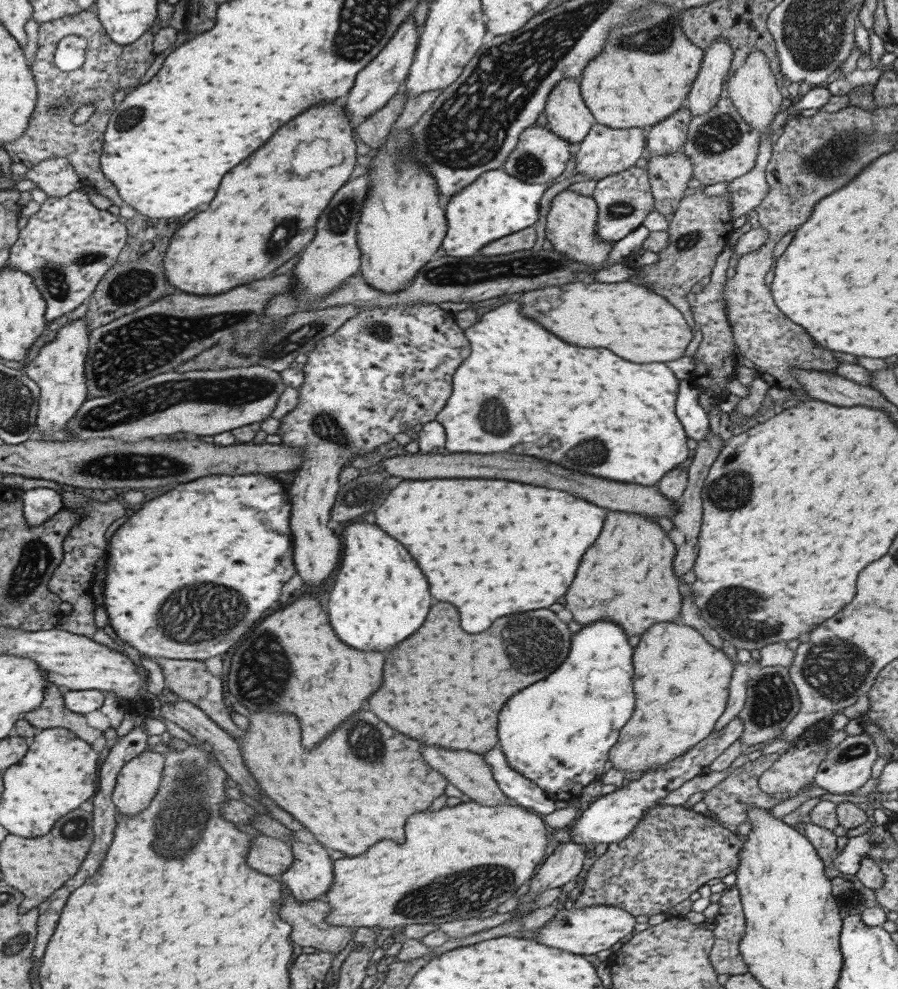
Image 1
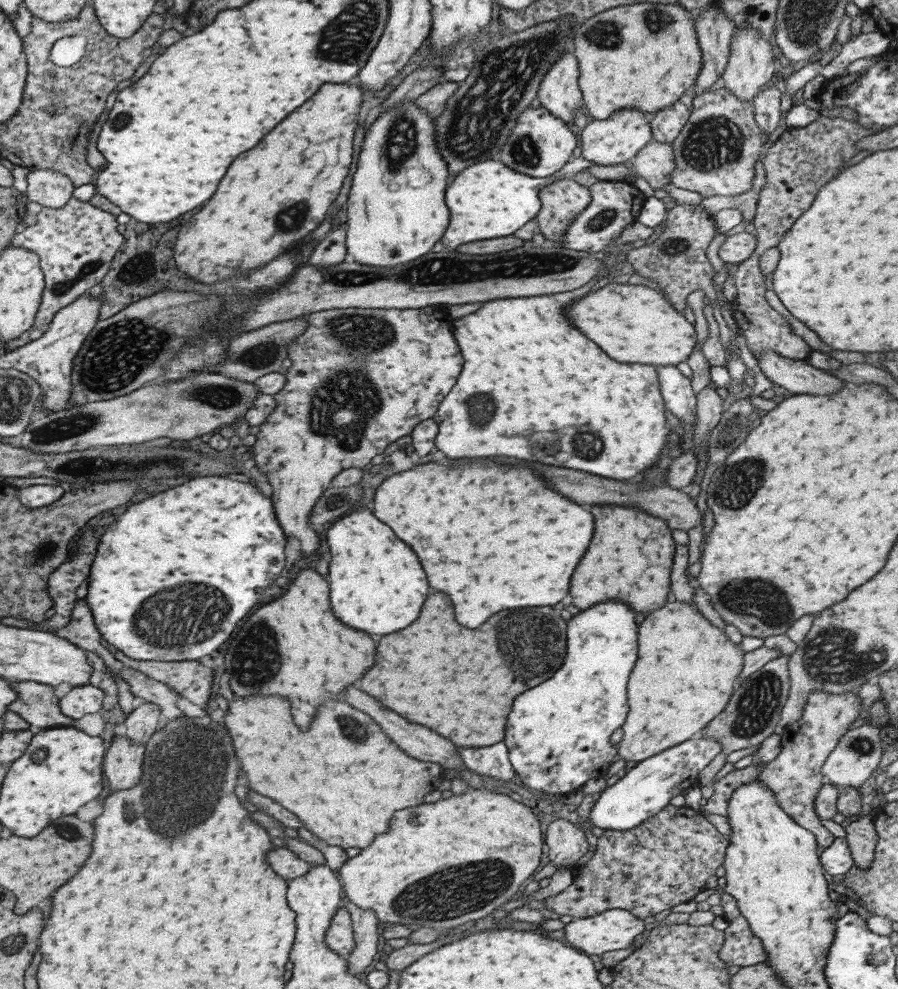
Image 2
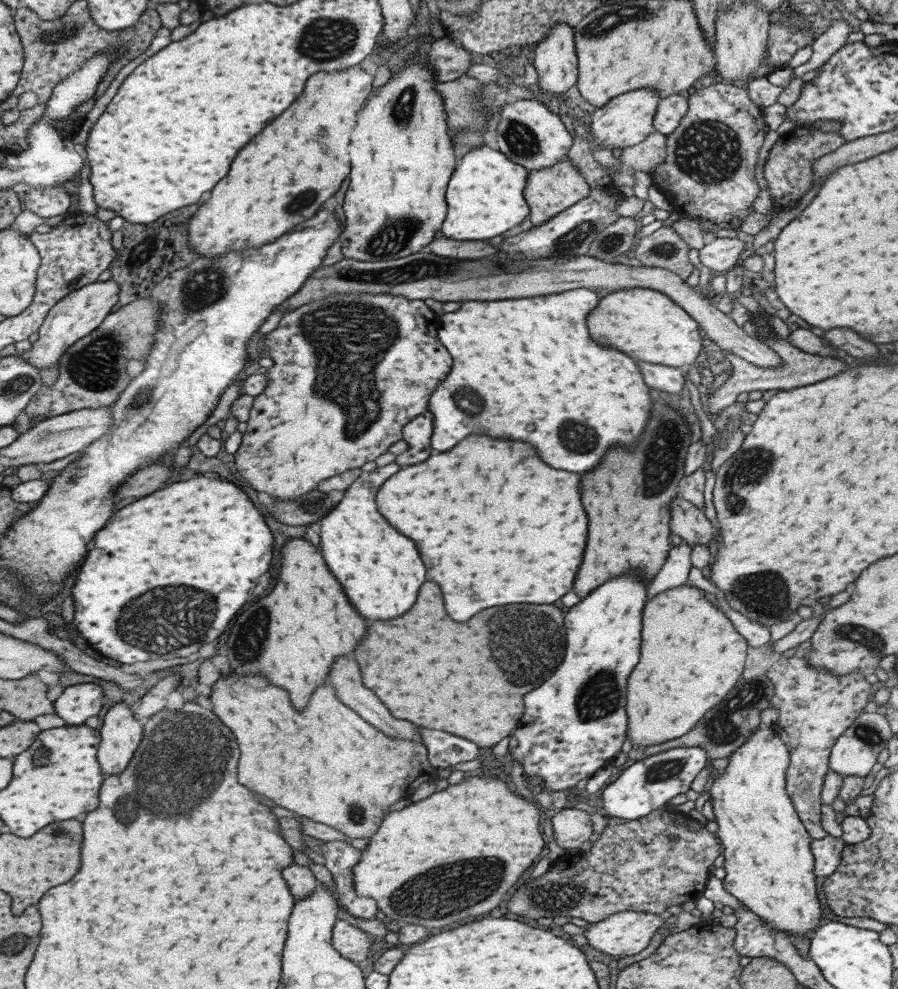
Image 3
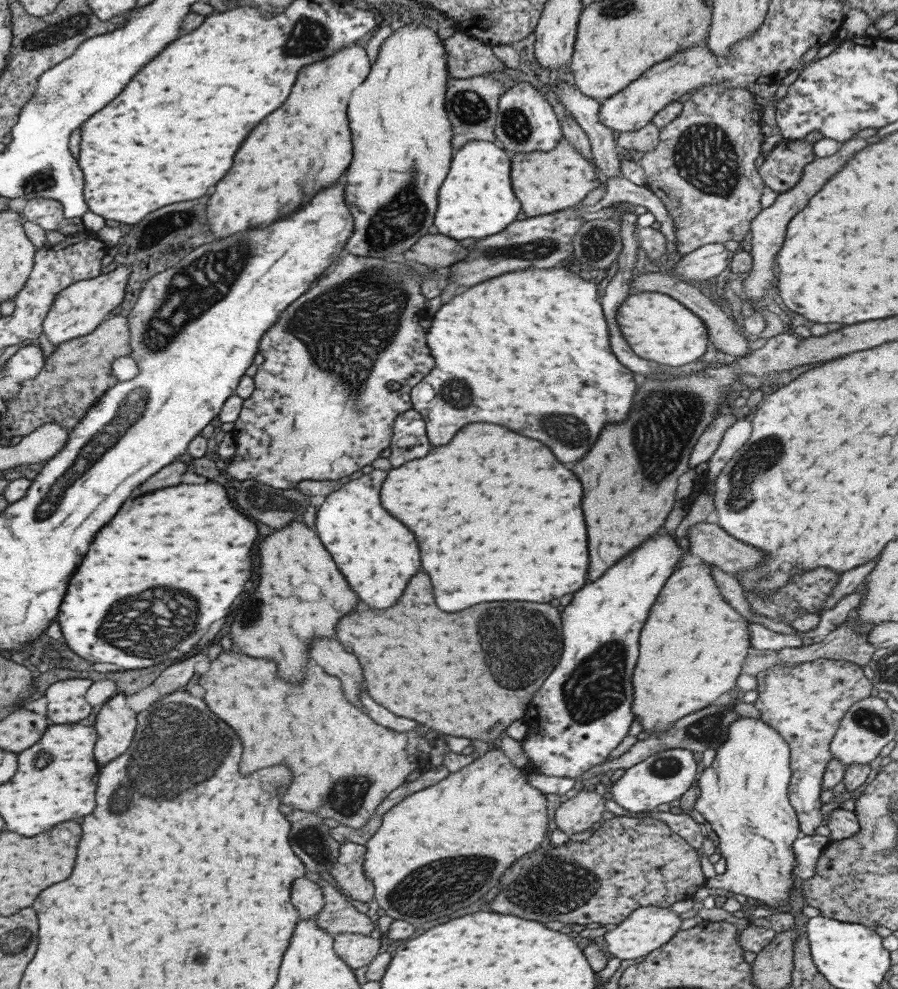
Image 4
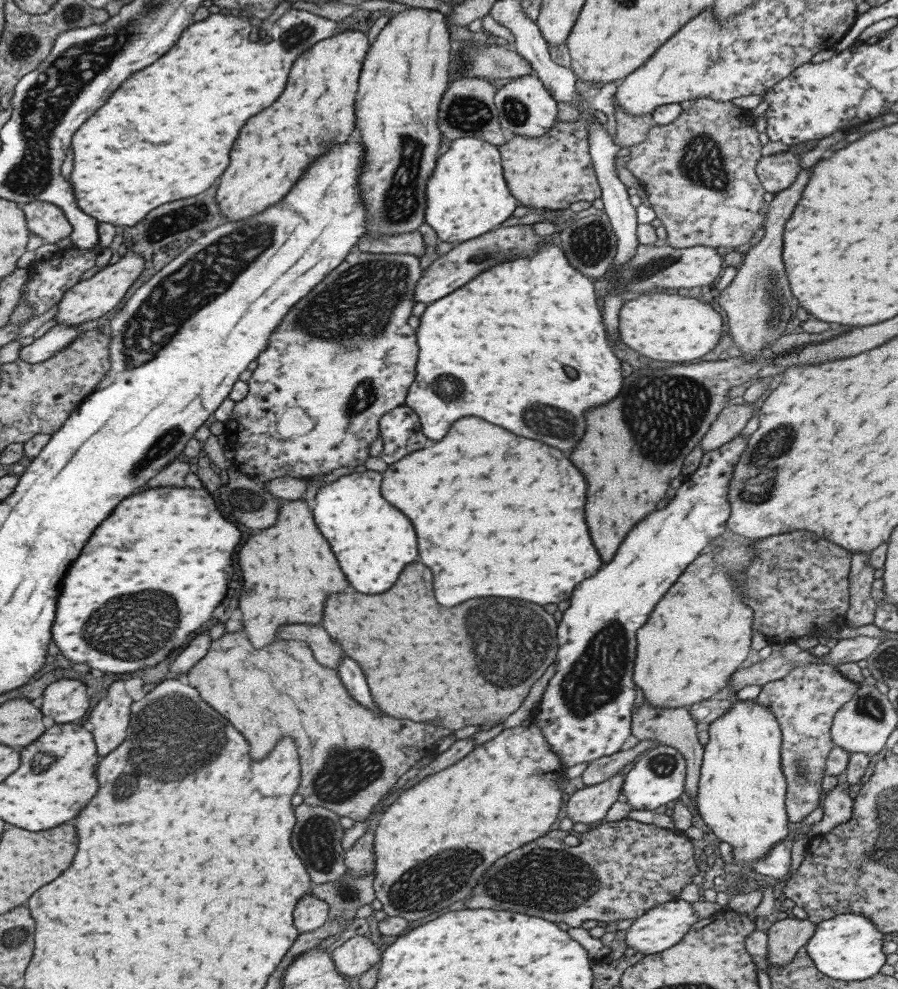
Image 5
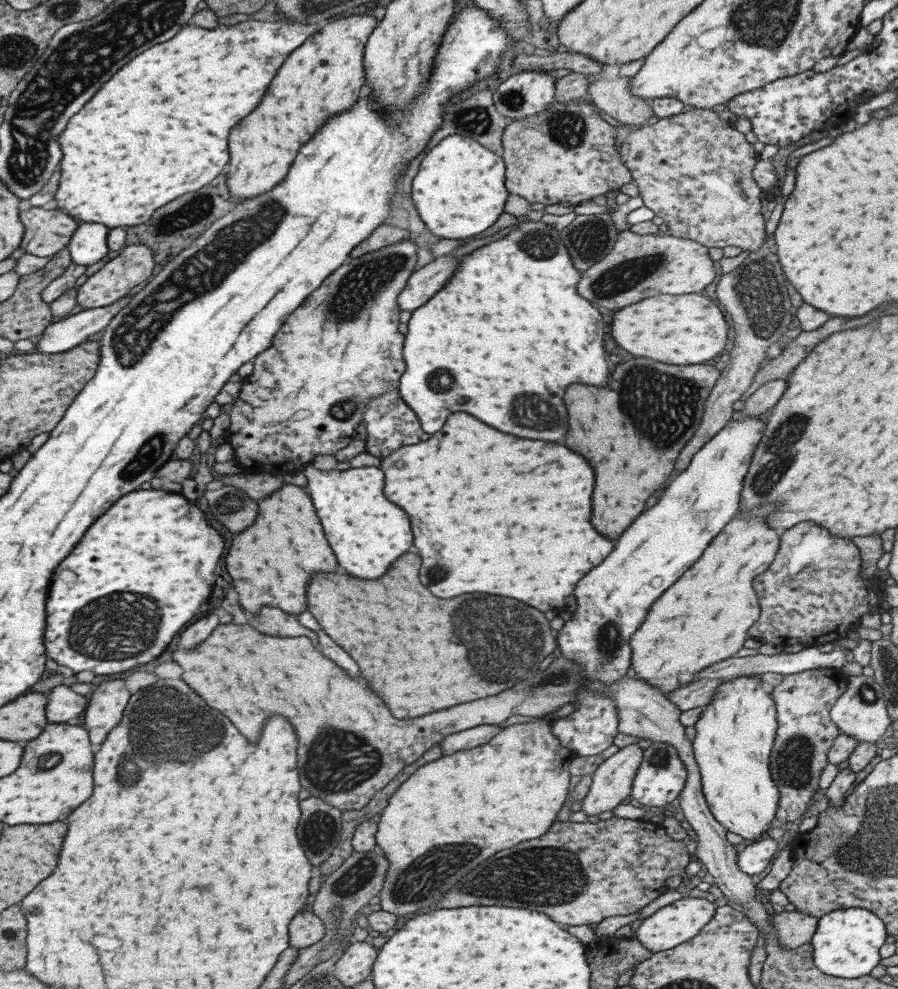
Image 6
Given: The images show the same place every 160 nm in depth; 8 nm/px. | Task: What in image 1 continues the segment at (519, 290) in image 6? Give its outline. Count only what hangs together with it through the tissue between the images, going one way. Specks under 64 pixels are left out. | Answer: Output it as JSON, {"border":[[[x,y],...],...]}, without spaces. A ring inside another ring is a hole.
{"border":[[[515,297],[496,304],[493,310],[476,317],[476,321],[462,331],[469,341],[470,353],[453,373],[452,391],[443,408],[434,418],[444,428],[445,448],[449,452],[475,452],[475,454],[515,452],[515,454],[527,454],[527,456],[537,456],[543,460],[557,462],[569,470],[579,470],[579,472],[601,476],[607,480],[651,487],[654,487],[665,473],[675,468],[677,464],[681,464],[689,456],[689,450],[685,445],[686,434],[674,413],[677,385],[680,380],[673,376],[673,372],[665,364],[657,364],[657,362],[653,362],[653,364],[629,364],[605,348],[575,348],[567,342],[561,342],[561,340],[557,340],[557,336],[545,332],[537,322],[525,318],[519,312],[519,301],[515,300]]]}

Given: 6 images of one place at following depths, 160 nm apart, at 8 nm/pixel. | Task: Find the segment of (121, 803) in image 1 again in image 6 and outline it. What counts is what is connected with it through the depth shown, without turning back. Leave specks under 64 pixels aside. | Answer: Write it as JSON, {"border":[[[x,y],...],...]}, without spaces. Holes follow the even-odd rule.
{"border":[[[123,679],[102,681],[93,690],[83,711],[83,725],[89,731],[92,748],[99,750],[99,744],[113,731],[115,724],[119,724],[130,694]]]}

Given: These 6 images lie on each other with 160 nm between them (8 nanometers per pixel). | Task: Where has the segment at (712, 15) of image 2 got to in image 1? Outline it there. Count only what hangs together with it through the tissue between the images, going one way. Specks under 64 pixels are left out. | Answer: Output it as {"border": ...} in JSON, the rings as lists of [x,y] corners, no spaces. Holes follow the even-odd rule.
{"border":[[[719,35],[706,46],[702,55],[700,69],[685,98],[685,106],[690,110],[691,117],[713,108],[734,54],[723,36]]]}

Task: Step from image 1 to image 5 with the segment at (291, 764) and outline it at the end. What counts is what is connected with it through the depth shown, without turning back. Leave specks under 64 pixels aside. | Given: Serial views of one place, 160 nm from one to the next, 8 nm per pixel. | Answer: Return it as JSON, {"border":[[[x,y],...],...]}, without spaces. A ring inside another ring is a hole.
{"border":[[[231,632],[231,634],[223,634],[221,638],[213,640],[207,654],[193,666],[189,668],[187,672],[187,680],[189,680],[189,686],[193,686],[201,700],[205,700],[213,710],[217,710],[221,716],[225,716],[229,720],[229,724],[241,732],[245,736],[245,740],[249,742],[249,756],[253,760],[259,760],[263,758],[275,744],[275,738],[281,738],[281,736],[289,736],[295,744],[297,744],[297,754],[299,754],[299,762],[301,762],[301,780],[299,780],[299,786],[297,786],[297,794],[301,794],[302,802],[308,804],[311,807],[323,807],[331,812],[337,814],[337,816],[345,816],[345,818],[351,818],[354,822],[361,823],[363,820],[369,817],[372,813],[374,804],[395,784],[395,781],[405,771],[408,771],[419,759],[424,758],[434,753],[437,741],[447,734],[451,734],[449,730],[445,728],[439,728],[435,724],[425,724],[425,722],[409,722],[409,720],[395,720],[395,718],[389,718],[387,714],[383,712],[371,712],[363,706],[359,706],[357,702],[351,700],[351,696],[345,692],[343,684],[339,682],[335,670],[329,670],[329,668],[323,668],[321,664],[317,664],[307,648],[305,642],[299,642],[299,640],[275,640],[273,644],[269,644],[269,648],[261,648],[261,650],[255,650],[243,632]]]}

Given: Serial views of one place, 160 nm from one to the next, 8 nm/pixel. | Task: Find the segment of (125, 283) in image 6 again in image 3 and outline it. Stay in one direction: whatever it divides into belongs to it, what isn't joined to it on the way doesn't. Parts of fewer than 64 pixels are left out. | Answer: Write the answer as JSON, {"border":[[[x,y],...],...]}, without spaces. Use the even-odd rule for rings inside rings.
{"border":[[[109,279],[106,282],[97,282],[86,284],[78,288],[65,298],[61,299],[49,311],[48,318],[45,319],[44,326],[38,332],[39,338],[34,342],[32,348],[27,352],[15,353],[31,364],[41,368],[47,366],[58,366],[59,357],[71,346],[76,340],[87,336],[92,330],[100,325],[100,322],[115,309],[118,299],[118,284]]]}

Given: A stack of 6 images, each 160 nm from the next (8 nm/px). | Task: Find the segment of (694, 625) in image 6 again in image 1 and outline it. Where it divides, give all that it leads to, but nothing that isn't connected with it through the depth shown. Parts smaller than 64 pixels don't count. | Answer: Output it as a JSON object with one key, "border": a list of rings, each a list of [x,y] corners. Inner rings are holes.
{"border":[[[675,622],[649,626],[633,650],[635,708],[607,753],[611,768],[656,771],[709,736],[724,712],[733,669],[725,653],[707,644],[697,630]]]}

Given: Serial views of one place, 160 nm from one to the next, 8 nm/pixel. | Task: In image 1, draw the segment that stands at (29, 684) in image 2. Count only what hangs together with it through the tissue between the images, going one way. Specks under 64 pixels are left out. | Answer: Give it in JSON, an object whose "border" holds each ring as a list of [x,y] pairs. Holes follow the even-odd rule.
{"border":[[[51,683],[46,690],[47,696],[45,696],[45,702],[41,704],[41,707],[35,711],[29,711],[29,716],[25,716],[33,726],[45,728],[45,730],[55,728],[55,726],[69,728],[71,732],[81,736],[81,740],[85,740],[87,744],[91,744],[95,738],[102,735],[101,730],[87,725],[83,715],[65,708],[63,697],[59,693],[56,684]]]}

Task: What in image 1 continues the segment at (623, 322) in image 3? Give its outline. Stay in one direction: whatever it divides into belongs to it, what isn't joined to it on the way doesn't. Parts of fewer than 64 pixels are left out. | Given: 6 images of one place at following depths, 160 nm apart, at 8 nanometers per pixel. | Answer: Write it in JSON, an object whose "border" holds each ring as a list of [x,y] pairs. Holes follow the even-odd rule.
{"border":[[[615,282],[615,284],[563,284],[541,288],[537,292],[519,294],[519,302],[523,306],[523,314],[535,322],[539,322],[547,332],[553,332],[557,338],[573,344],[573,346],[603,346],[609,348],[613,354],[621,356],[623,360],[635,364],[649,364],[649,362],[669,362],[681,358],[692,338],[691,329],[681,313],[677,312],[665,298],[645,290],[643,286],[635,286],[629,282]]]}

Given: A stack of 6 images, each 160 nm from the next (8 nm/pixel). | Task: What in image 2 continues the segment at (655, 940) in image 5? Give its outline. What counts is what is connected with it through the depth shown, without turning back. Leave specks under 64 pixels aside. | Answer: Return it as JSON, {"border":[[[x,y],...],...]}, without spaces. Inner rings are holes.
{"border":[[[618,908],[597,913],[595,916],[573,918],[569,923],[565,923],[562,928],[564,932],[563,940],[571,944],[573,948],[579,948],[579,952],[591,954],[591,956],[601,955],[609,950],[623,950],[633,944],[633,940],[645,930],[643,919],[633,916],[629,911]]]}

